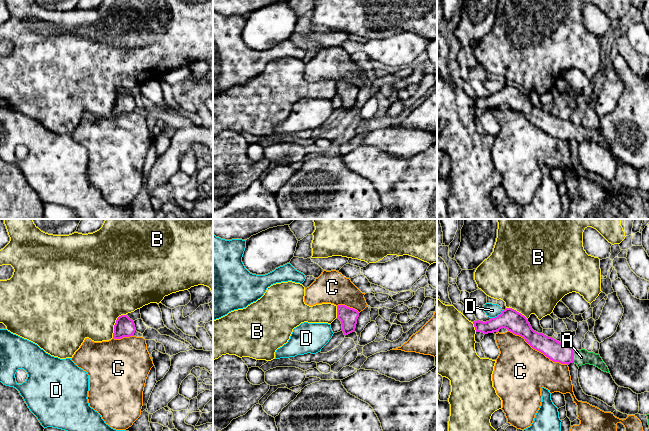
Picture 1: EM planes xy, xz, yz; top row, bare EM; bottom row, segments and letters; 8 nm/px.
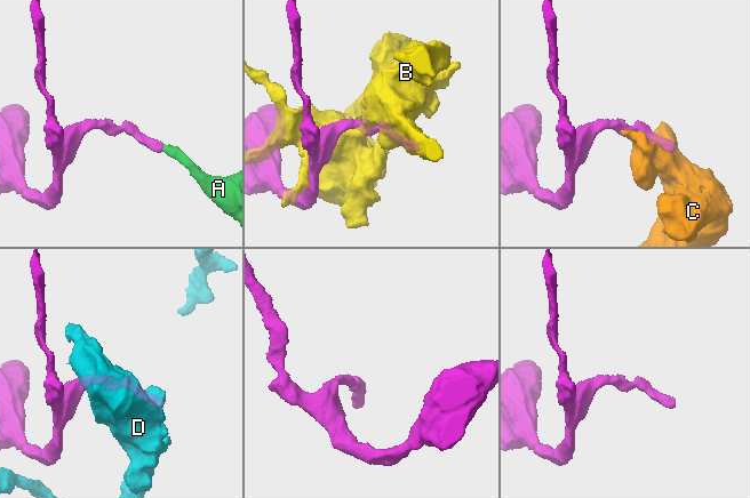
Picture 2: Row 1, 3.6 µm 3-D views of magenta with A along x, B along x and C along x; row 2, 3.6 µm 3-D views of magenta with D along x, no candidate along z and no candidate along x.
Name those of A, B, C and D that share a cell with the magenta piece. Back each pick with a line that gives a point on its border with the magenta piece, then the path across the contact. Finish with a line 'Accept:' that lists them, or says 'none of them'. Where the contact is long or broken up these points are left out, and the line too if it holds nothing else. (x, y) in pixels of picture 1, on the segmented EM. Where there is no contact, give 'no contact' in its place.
A: yz (572, 356)
Accept: A

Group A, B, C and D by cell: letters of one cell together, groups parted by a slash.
A / B C / D

